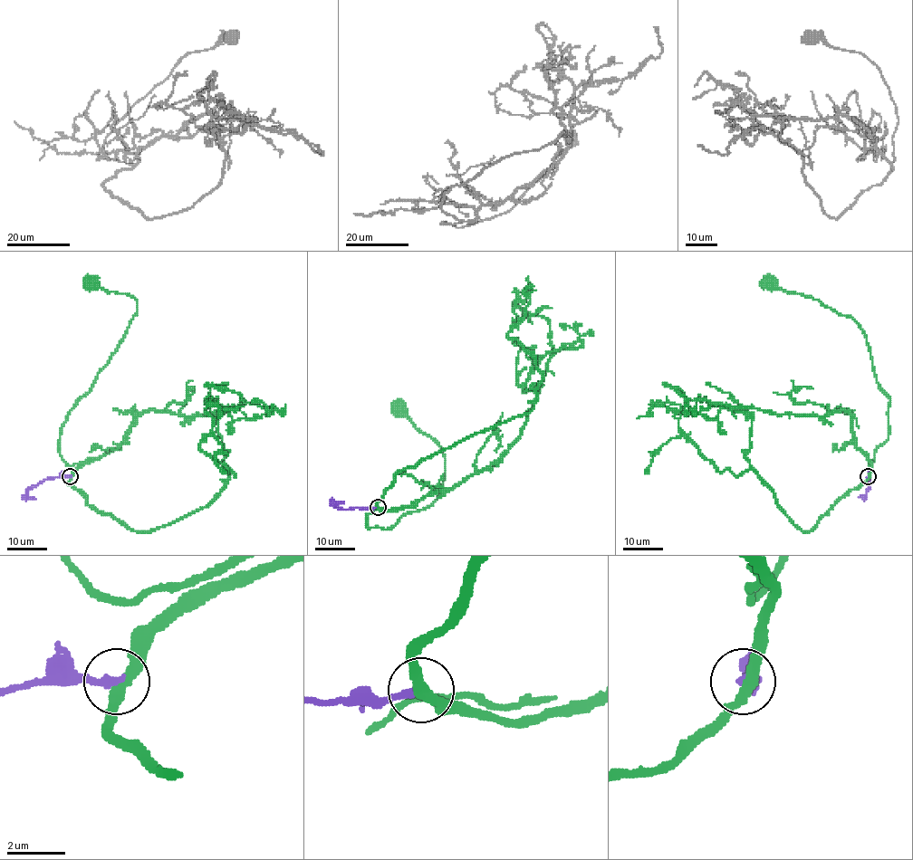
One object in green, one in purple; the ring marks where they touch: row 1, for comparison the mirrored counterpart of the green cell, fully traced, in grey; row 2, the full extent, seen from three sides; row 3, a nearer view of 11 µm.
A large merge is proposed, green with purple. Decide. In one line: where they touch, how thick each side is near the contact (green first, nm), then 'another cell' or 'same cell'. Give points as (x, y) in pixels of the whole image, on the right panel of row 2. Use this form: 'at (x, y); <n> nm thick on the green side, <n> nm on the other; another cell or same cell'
at (868, 476); 320 nm thick on the green side, 280 nm on the other; another cell

